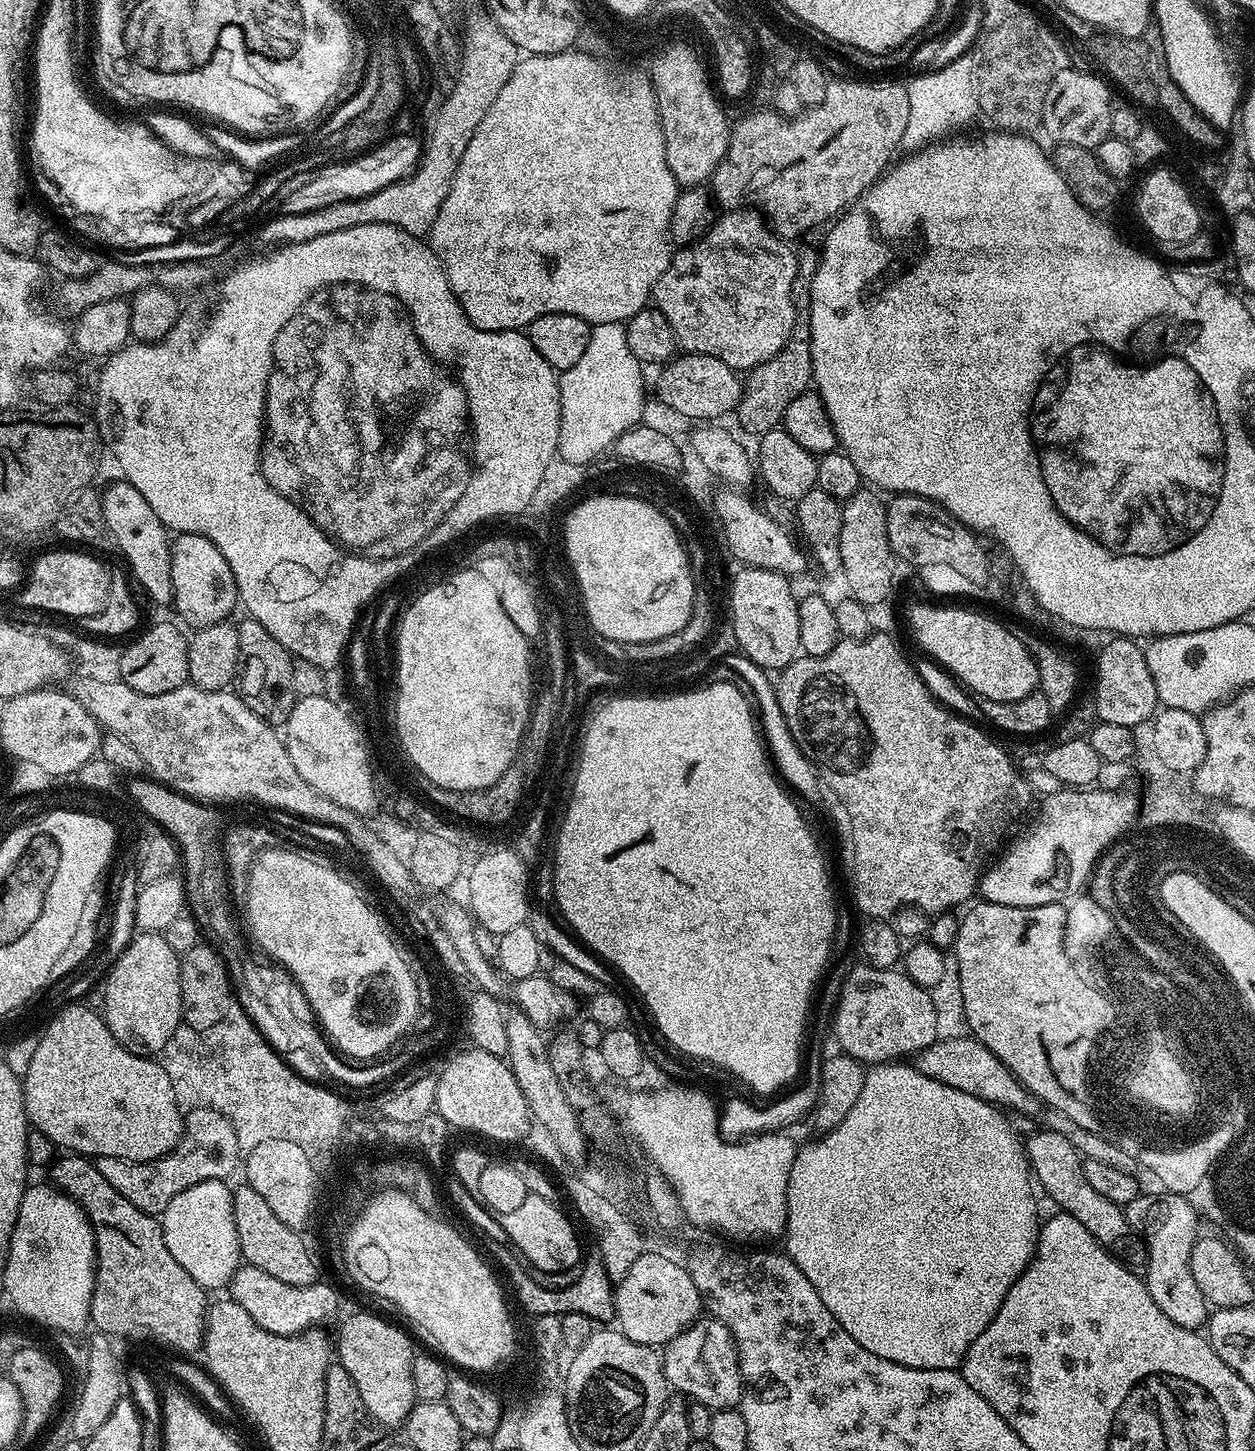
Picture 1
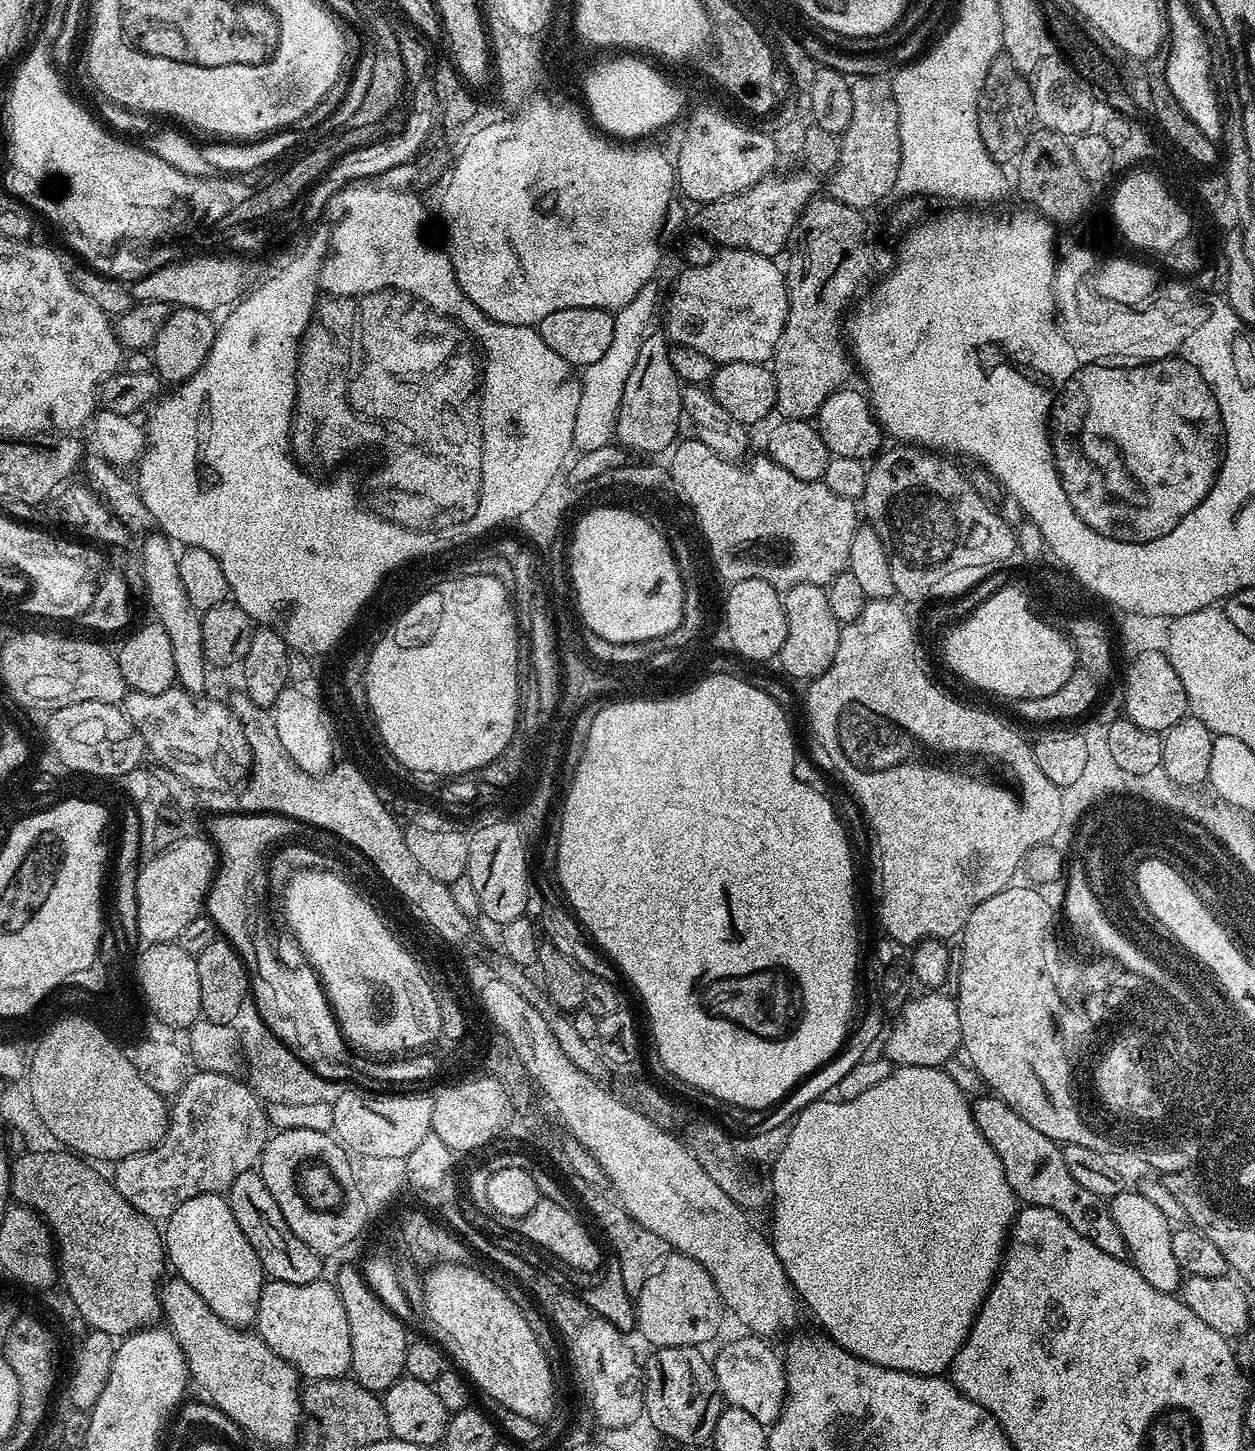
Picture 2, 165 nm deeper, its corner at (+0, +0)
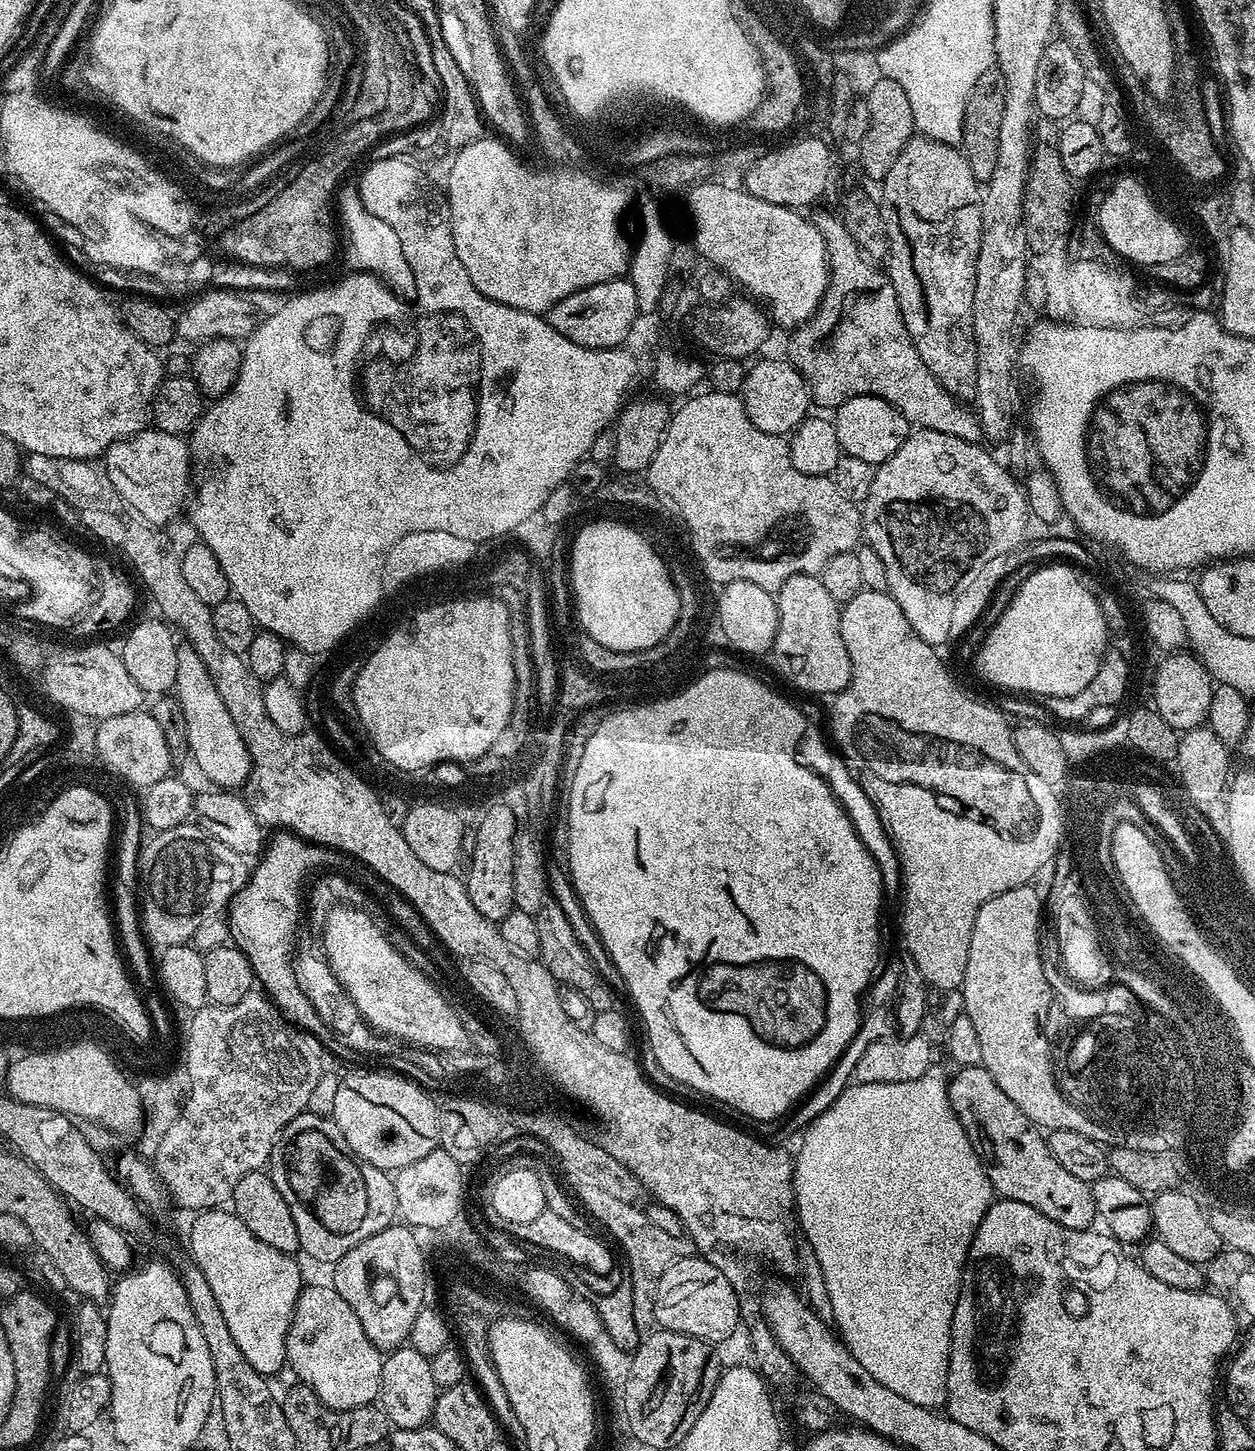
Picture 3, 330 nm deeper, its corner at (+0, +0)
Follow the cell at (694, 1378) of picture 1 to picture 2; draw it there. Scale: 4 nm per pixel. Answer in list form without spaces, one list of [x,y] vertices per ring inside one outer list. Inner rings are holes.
[[[744,1334],[741,1340],[728,1344],[717,1356],[714,1367],[720,1395],[725,1405],[746,1410],[754,1422],[770,1426],[778,1419],[788,1396],[788,1375],[784,1373],[784,1363],[779,1351],[771,1348],[767,1339]]]

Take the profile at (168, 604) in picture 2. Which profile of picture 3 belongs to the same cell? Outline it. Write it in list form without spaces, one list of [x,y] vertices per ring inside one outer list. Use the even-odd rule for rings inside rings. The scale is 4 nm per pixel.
[[[184,642],[178,647],[178,678],[174,689],[174,697],[181,704],[186,718],[186,731],[189,734],[189,750],[191,763],[200,767],[200,772],[209,780],[209,785],[220,790],[236,790],[245,784],[252,769],[252,759],[248,753],[242,734],[238,734],[238,726],[234,726],[234,718],[230,718],[230,710],[226,710],[226,702],[218,698],[218,686],[214,686],[214,678],[210,678],[210,670],[206,670],[206,662],[198,658],[198,650]]]

